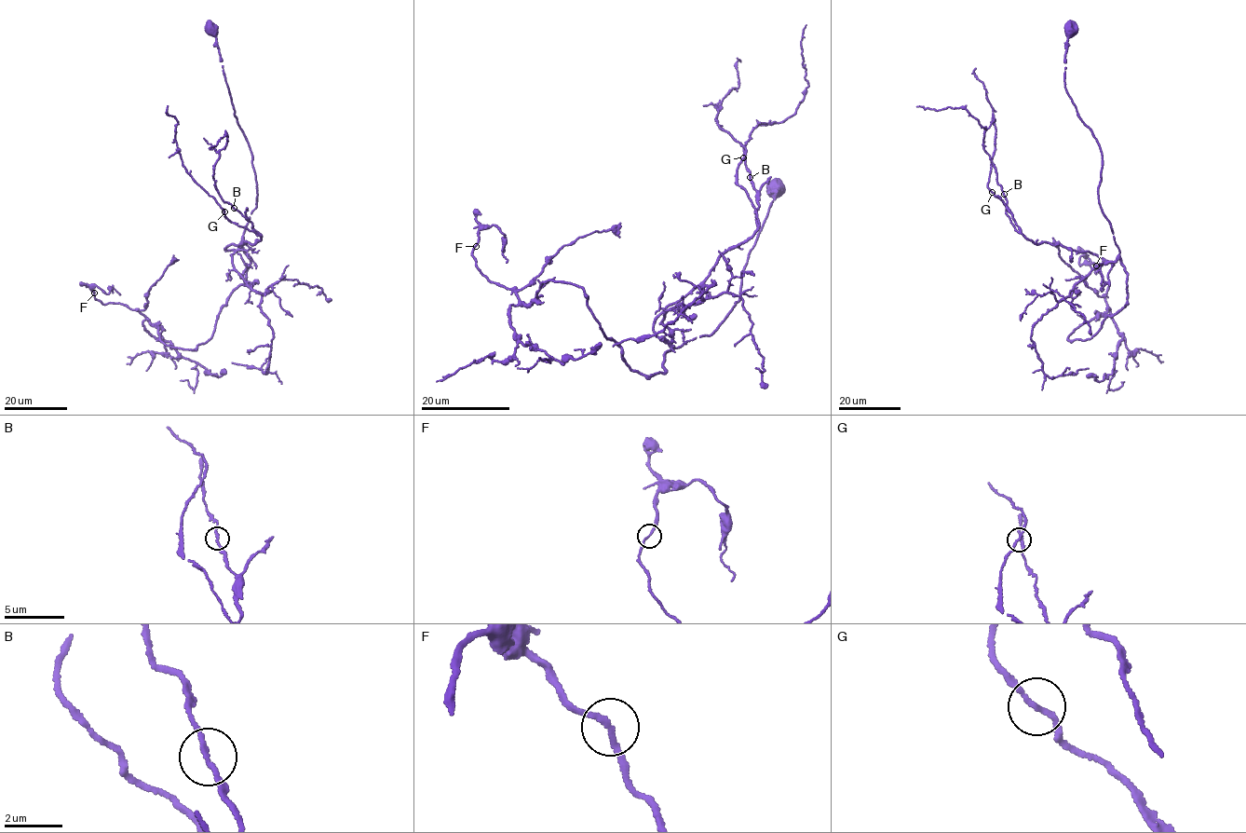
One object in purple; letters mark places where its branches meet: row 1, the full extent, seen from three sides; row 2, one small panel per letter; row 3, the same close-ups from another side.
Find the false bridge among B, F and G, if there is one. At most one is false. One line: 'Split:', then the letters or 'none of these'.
Split: none of these

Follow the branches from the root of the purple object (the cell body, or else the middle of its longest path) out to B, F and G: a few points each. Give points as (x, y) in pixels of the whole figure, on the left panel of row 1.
B: (208, 29), (251, 155), (257, 190), (241, 244), (224, 251), (261, 238), (234, 208)
F: (208, 29), (255, 173), (246, 280), (191, 350), (94, 293)
G: (208, 29), (251, 155), (257, 190), (241, 244), (224, 250), (261, 238), (224, 211)

